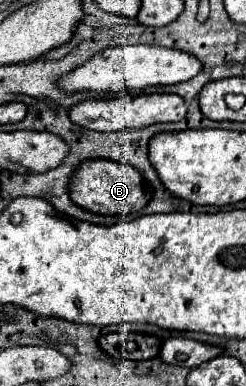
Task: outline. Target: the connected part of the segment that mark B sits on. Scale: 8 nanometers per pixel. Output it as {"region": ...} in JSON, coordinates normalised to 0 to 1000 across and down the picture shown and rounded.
{"region":[[[354,415],[321,430],[313,451],[289,461],[289,518],[394,554],[524,554],[565,549],[614,518],[614,492],[589,482],[581,456],[533,425],[467,415]]]}

